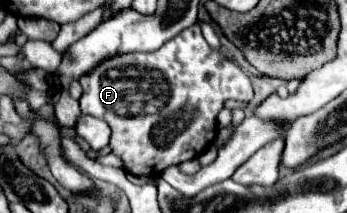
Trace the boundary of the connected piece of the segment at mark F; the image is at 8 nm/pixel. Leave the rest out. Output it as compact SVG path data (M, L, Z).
M198 23L178 33L158 51L110 57L108 61L104 61L104 65L98 65L96 71L80 77L80 85L84 89L80 97L82 113L98 117L110 125L112 153L124 161L128 173L138 177L160 177L160 173L170 165L178 165L204 153L216 139L216 115L220 113L224 103L228 99L254 97L250 77L222 51L212 49L204 41Z

